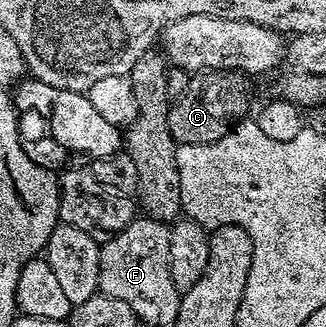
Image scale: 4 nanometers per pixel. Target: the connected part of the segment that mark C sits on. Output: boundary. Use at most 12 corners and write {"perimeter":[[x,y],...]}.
{"perimeter":[[193,72],[168,105],[177,145],[215,144],[248,108],[238,72]]}

